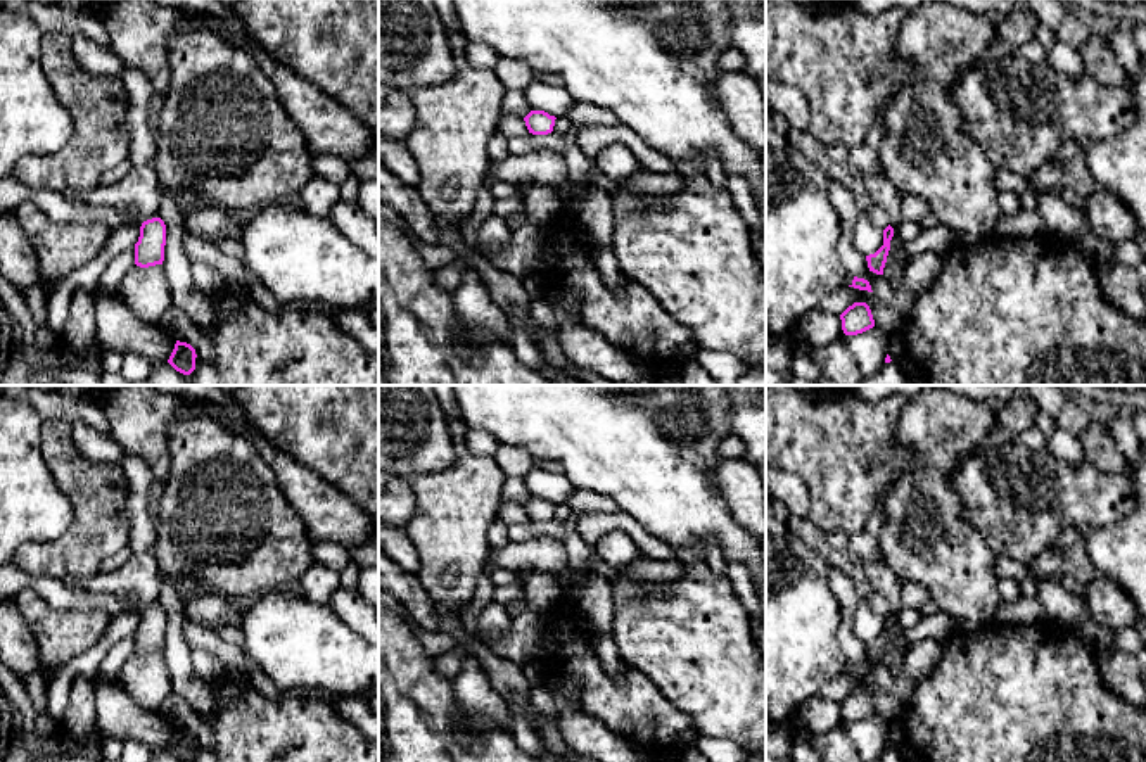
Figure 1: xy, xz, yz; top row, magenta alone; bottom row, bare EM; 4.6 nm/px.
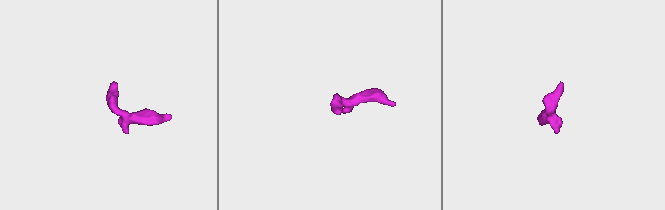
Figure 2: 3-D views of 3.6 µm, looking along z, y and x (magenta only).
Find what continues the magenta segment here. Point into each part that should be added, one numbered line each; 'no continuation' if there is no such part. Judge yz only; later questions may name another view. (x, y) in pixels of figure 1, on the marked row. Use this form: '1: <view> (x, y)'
no continuation

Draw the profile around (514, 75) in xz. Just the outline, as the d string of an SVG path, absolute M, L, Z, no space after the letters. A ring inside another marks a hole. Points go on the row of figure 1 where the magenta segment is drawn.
M500 57L493 71L506 90L524 90L534 81L534 71L515 59Z

